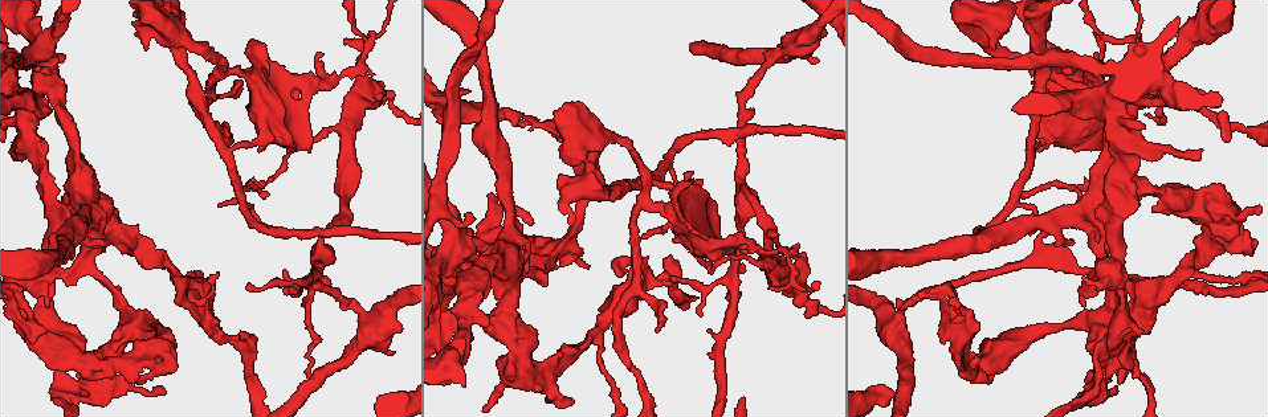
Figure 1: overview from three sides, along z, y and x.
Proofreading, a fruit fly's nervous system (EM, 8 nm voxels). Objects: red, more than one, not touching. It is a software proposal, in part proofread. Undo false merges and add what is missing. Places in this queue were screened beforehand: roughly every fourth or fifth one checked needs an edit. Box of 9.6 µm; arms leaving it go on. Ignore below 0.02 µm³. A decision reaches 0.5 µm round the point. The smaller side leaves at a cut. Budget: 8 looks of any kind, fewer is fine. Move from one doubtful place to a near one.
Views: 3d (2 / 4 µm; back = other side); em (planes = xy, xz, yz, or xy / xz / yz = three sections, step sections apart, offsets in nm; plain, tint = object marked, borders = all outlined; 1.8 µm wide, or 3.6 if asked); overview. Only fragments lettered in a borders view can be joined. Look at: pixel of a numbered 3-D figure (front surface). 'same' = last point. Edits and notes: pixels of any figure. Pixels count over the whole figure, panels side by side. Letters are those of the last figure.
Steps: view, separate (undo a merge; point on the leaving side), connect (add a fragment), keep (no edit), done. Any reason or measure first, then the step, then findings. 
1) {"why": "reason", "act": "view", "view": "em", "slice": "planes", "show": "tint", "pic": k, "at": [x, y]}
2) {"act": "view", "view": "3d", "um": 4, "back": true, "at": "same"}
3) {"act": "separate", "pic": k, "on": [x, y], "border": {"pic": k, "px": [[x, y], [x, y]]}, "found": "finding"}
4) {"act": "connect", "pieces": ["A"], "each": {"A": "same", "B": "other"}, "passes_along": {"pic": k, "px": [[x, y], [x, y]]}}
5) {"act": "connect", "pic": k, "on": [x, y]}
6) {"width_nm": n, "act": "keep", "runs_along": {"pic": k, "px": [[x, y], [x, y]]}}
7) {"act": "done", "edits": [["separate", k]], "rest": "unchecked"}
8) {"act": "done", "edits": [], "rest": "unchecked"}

{"why": "a fork", "act": "view", "view": "em", "slice": "planes", "show": "tint", "pic": 1, "at": [319, 254]}

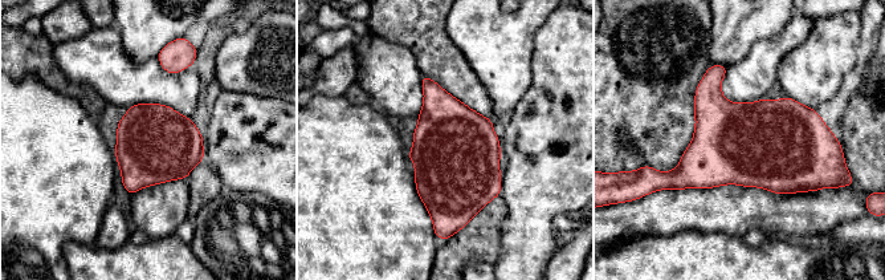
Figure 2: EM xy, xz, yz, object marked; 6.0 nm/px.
{"act": "view", "view": "em", "slice": "planes", "show": "borders", "at": "same"}

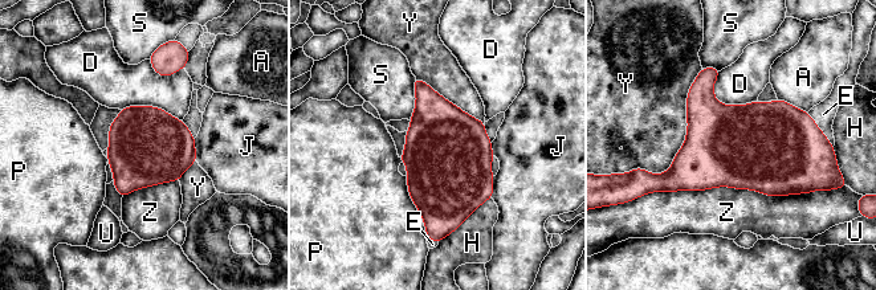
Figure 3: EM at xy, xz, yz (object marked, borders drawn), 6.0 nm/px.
{"act": "keep", "each": {"A": "other", "D": "other", "E": "other", "H": "other", "J": "other", "P": "other", "S": "other", "U": "other", "Y": "other", "Z": "other"}, "border": {"pic": 3, "px": [[415, 77], [415, 109], [408, 119]]}, "found": "one neuron here"}

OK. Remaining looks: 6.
{"why": "an open end", "act": "view", "view": "em", "slice": "xy", "step": 4, "show": "tint", "pic": 1, "at": [699, 313]}

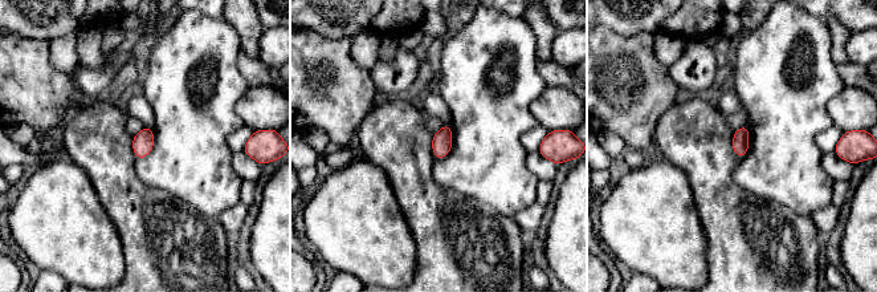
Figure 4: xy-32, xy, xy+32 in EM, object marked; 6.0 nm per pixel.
{"why": "cut it another way", "act": "view", "view": "em", "slice": "planes", "show": "borders", "at": "same"}

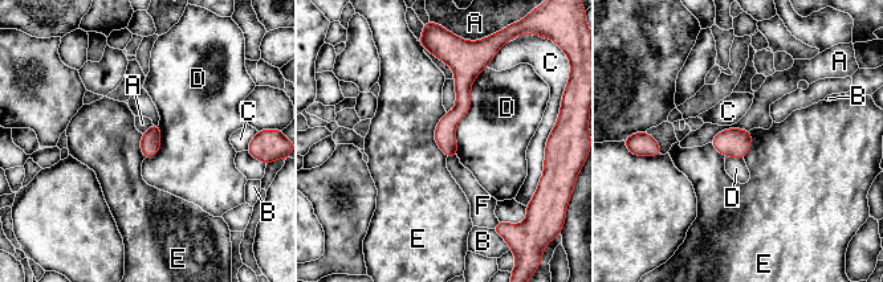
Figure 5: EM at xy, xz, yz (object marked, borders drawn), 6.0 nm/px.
{"act": "keep", "each": {"A": "other", "B": "other", "C": "other", "D": "other", "E": "other", "F": "other"}, "runs_along": {"pic": 5, "px": [[459, 66], [450, 154]]}, "found": "none of them fits"}

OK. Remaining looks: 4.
{"act": "view", "view": "em", "um": 3.6, "slice": "xy", "step": 4, "show": "tint", "pic": 1, "at": [117, 383]}

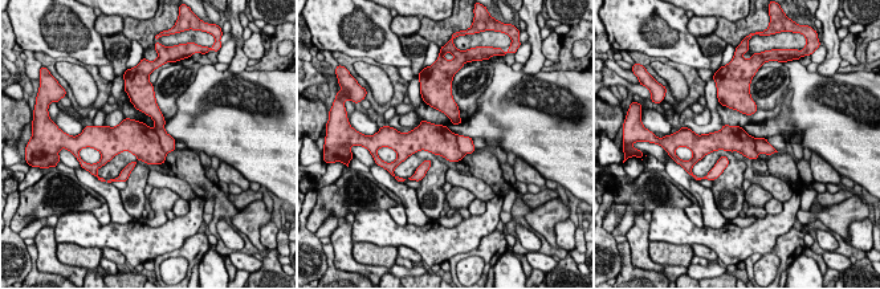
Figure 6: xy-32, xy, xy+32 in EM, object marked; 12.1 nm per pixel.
{"why": "cut it another way", "act": "view", "view": "em", "um": 3.6, "slice": "planes", "show": "tint", "at": "same"}

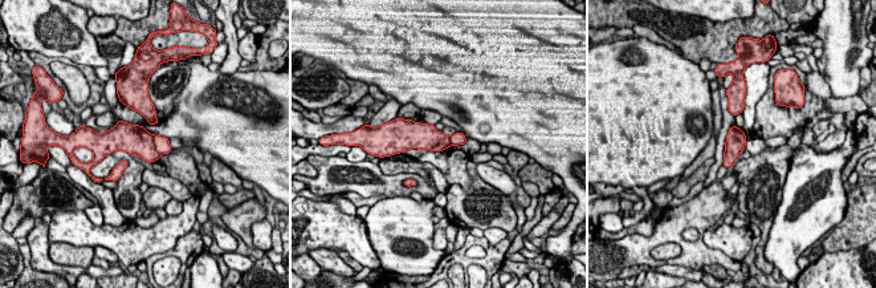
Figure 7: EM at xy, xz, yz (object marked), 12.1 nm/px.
{"act": "view", "view": "em", "um": 3.6, "slice": "planes", "show": "borders", "at": "same"}

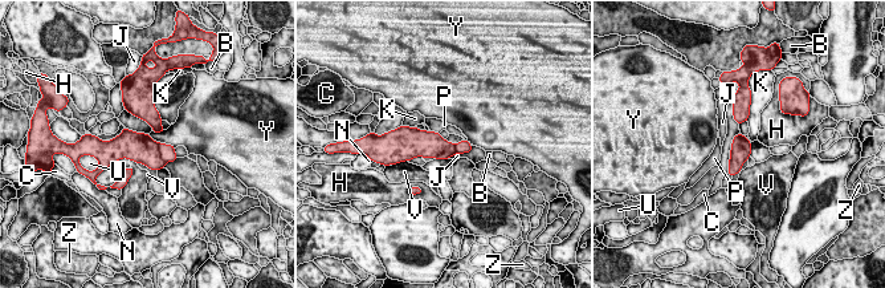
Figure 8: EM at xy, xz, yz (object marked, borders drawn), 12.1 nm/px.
{"width_nm": 260, "act": "separate", "pic": 8, "on": [139, 147], "each": {"B": "other", "C": "other", "H": "other", "J": "other", "K": "other", "N": "other", "P": "other", "U": "other", "V": "other", "Y": "other", "Z": "other"}, "found": "a second neuron is stuck on"}

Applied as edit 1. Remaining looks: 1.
{"act": "done", "edits": [["separate", 8]], "rest": "unchecked"}

